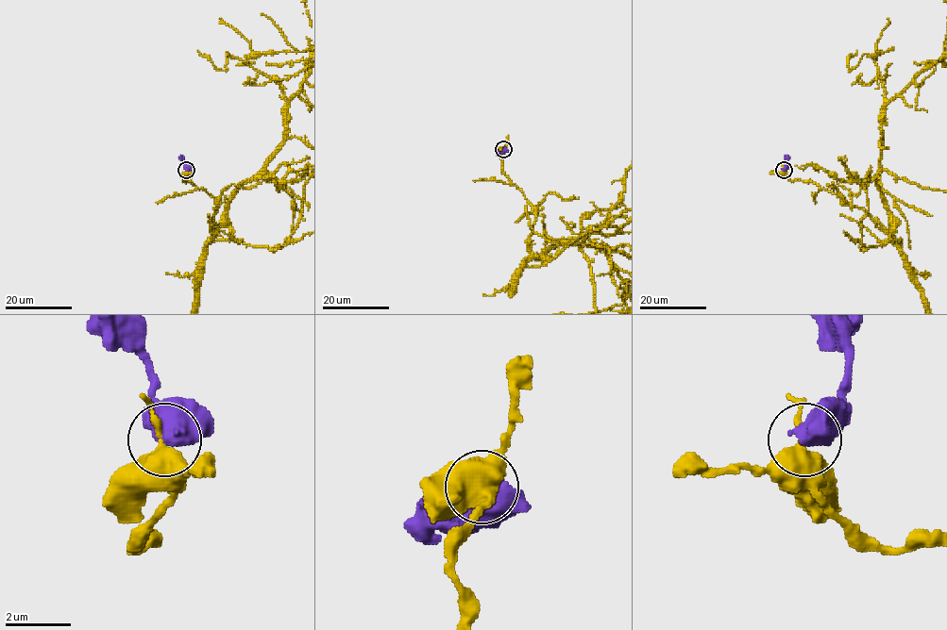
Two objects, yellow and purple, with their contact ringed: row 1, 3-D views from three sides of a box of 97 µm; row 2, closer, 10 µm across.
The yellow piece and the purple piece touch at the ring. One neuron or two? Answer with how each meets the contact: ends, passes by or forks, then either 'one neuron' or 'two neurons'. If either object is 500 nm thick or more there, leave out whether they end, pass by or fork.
two neurons

